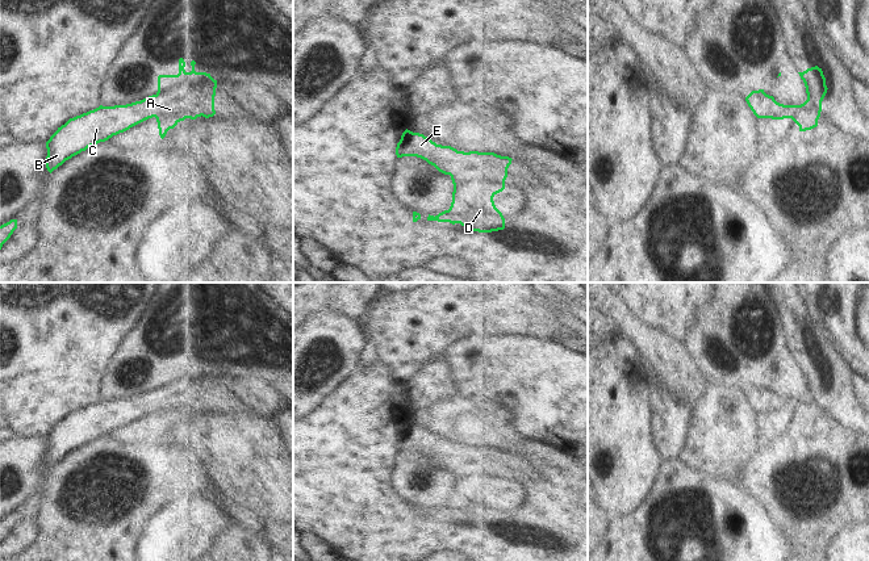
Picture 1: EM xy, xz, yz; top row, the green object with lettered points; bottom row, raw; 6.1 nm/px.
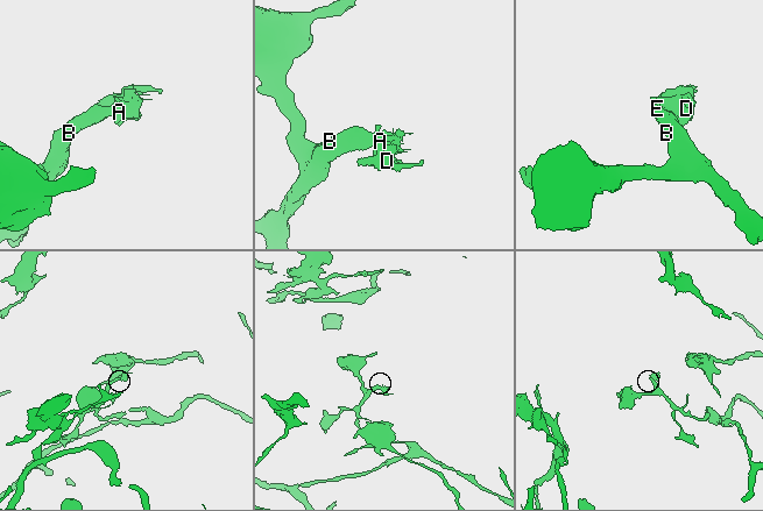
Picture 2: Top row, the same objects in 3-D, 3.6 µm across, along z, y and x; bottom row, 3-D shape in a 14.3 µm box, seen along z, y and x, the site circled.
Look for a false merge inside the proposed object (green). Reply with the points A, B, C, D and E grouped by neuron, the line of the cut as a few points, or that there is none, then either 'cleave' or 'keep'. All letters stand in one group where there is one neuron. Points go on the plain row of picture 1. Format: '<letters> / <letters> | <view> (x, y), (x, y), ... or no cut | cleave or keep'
A B C D E | no cut | keep

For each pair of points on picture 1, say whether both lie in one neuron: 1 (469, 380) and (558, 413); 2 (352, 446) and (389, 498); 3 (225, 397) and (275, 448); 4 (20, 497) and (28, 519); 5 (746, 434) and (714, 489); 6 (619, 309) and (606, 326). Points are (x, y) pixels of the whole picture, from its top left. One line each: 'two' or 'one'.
1: one
2: one
3: two
4: two
5: two
6: two

